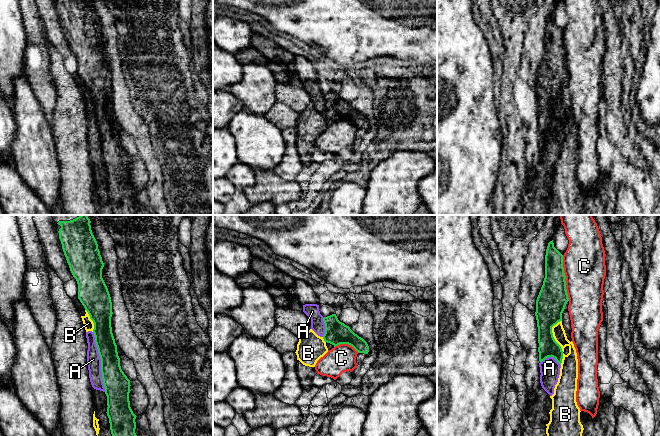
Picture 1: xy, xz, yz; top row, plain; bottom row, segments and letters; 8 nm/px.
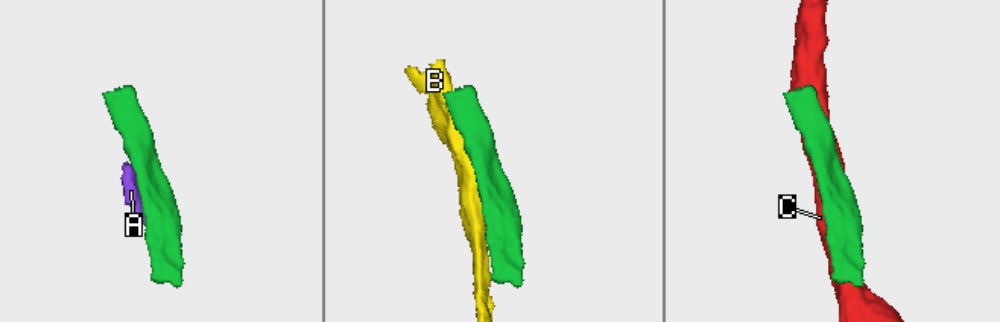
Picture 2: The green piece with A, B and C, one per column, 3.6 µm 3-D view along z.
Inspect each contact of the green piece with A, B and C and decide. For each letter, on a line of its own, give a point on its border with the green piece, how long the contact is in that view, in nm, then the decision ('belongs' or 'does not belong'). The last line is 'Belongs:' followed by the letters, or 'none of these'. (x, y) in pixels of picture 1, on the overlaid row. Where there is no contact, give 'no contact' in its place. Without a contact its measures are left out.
A: xy (101, 362) | 500 nm | does not belong
B: yz (552, 335) | 260 nm | does not belong
C: yz (565, 278) | 380 nm | does not belong
Belongs: none of these

